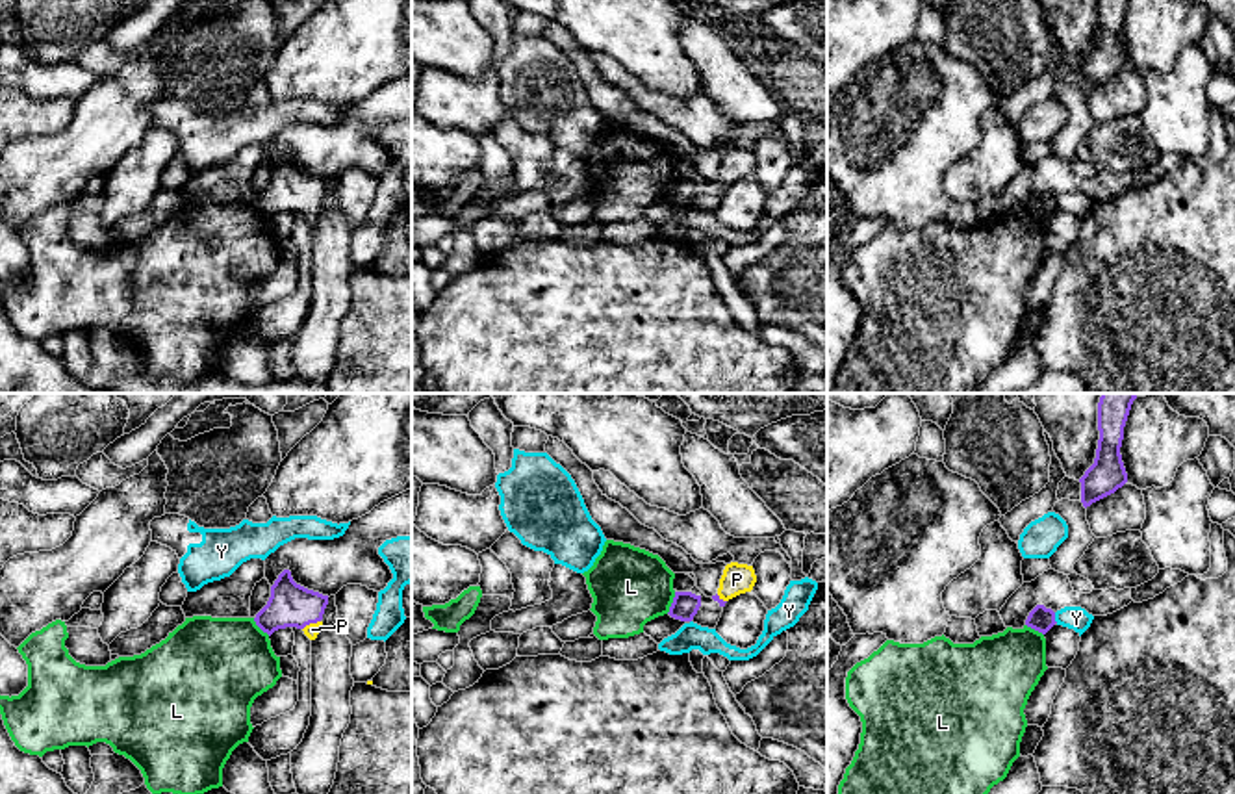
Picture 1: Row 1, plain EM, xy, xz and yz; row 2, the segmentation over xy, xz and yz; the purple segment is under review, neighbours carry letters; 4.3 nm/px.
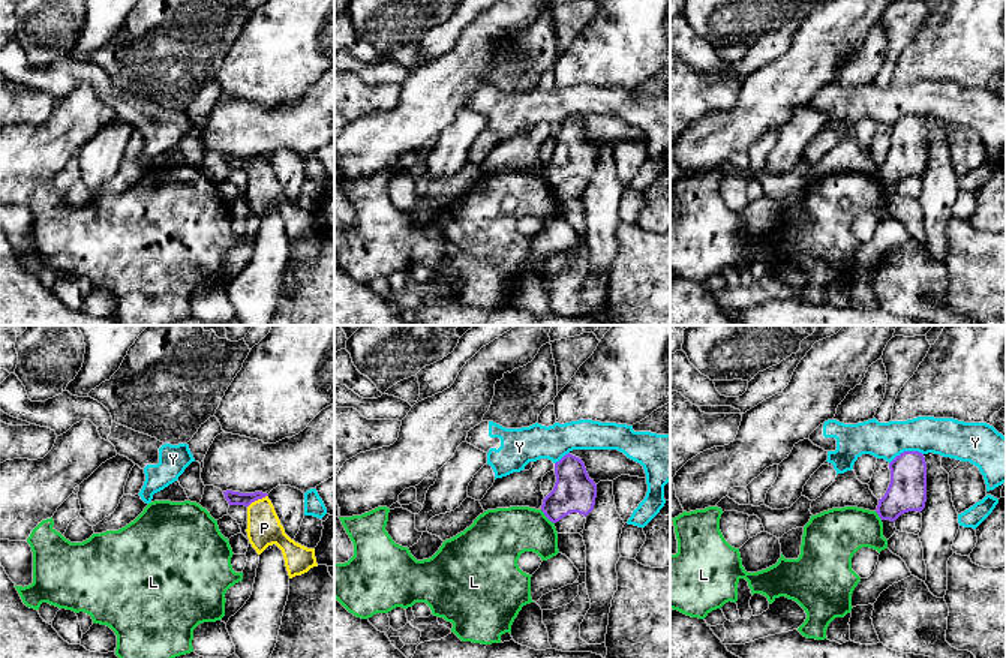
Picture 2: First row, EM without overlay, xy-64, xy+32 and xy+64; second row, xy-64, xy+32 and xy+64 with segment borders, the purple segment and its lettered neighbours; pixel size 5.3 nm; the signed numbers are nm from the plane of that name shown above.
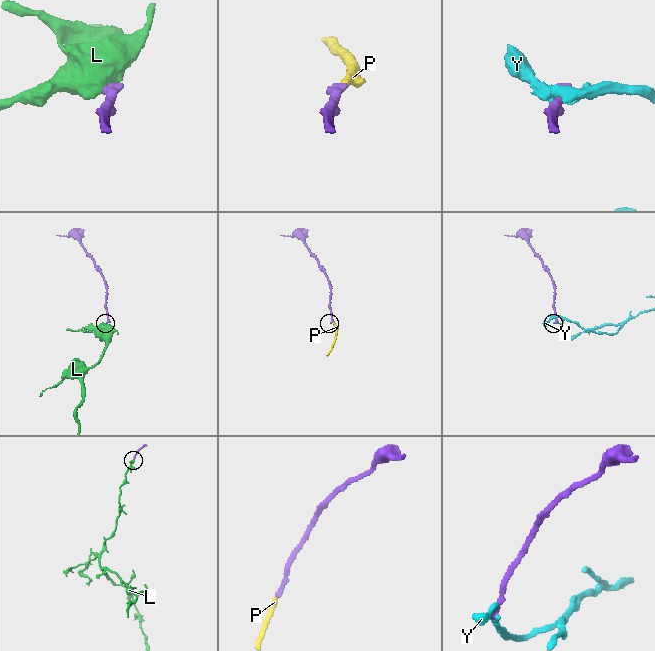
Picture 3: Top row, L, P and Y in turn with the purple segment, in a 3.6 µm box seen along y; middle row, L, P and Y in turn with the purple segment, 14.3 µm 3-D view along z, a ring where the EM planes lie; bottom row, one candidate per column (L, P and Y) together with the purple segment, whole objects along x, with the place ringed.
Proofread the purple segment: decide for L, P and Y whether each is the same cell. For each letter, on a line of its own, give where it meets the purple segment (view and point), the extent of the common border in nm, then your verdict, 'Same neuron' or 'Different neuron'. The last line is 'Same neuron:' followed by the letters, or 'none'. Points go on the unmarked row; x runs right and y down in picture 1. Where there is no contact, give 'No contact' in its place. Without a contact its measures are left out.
L: Touches purple at xz (672, 188). Shared border 100 nm. Different neuron
P: Touches purple at xy (310, 206). Shared border 90 nm. Same neuron
Y: Touches purple at yz (1054, 203). Shared border 50 nm. Different neuron
Same neuron: P

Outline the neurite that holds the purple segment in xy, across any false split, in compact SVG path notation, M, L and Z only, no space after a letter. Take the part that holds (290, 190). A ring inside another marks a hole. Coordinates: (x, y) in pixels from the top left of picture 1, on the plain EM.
M284 154L271 171L267 189L256 198L256 210L269 221L286 211L302 213L310 224L315 224L328 180L297 169L289 154Z

